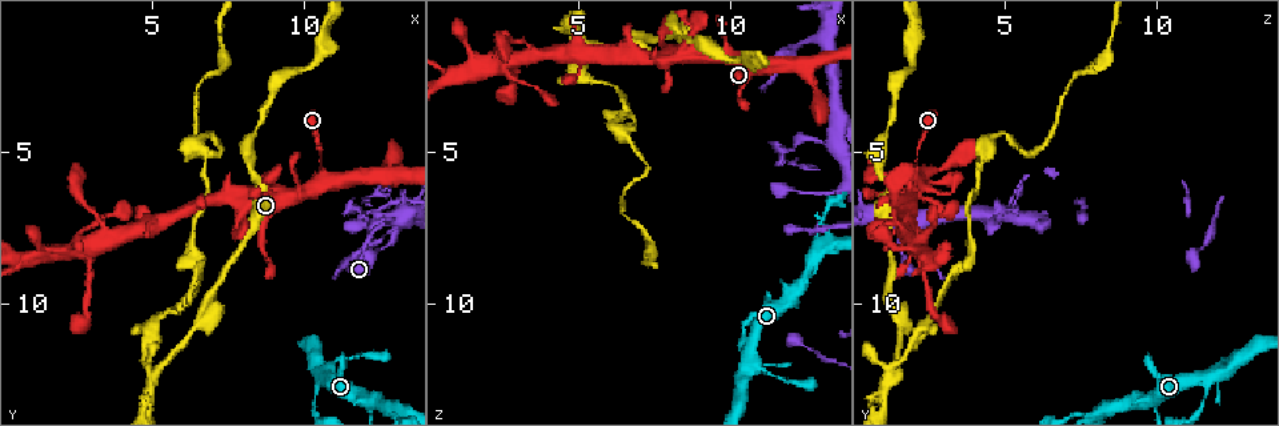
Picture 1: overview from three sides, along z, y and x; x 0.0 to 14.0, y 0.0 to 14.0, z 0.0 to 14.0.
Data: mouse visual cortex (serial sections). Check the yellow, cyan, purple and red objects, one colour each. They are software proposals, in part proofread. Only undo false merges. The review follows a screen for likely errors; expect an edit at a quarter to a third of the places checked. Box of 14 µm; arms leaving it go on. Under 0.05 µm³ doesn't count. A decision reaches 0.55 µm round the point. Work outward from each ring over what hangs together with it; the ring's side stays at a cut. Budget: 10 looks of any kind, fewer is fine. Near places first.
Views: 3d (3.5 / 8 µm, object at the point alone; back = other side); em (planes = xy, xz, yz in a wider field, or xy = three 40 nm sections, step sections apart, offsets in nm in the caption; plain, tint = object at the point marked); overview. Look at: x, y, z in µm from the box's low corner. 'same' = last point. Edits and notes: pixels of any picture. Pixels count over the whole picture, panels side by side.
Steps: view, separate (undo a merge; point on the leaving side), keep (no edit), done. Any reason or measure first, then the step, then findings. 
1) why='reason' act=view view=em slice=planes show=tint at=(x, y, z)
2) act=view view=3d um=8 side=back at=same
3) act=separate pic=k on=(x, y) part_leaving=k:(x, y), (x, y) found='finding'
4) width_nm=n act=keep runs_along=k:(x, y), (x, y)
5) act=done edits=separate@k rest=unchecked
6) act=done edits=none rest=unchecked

why='thick turns thin' act=view view=3d um=3.5 at=(10.4, 6.4, 3.1)

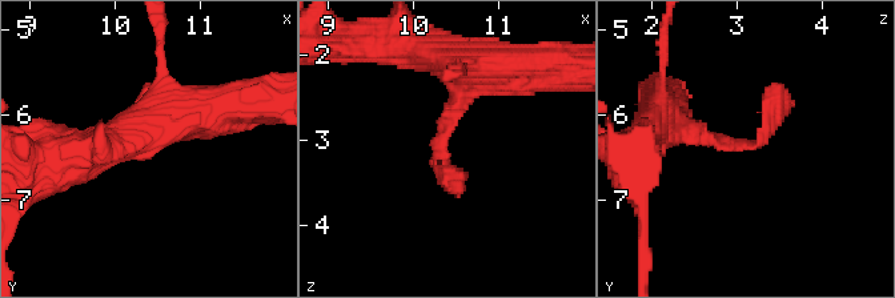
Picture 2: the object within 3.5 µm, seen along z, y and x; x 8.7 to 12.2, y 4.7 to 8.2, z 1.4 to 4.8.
why='now the EM' act=view view=em slice=xy step=2 show=tint at=(10.35, 6.35, 3.00)

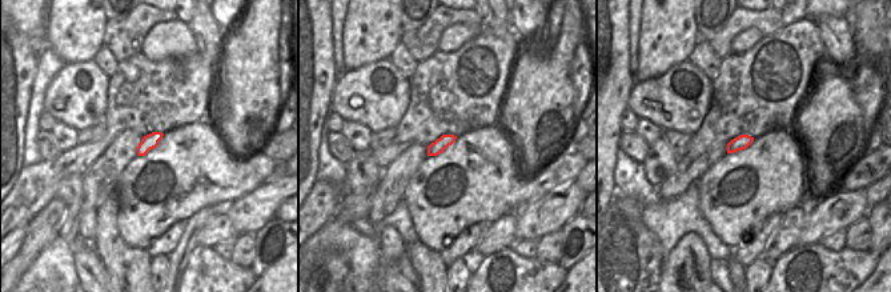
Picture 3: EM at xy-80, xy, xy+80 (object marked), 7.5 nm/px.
act=view view=em slice=xy step=5 show=tint at=same

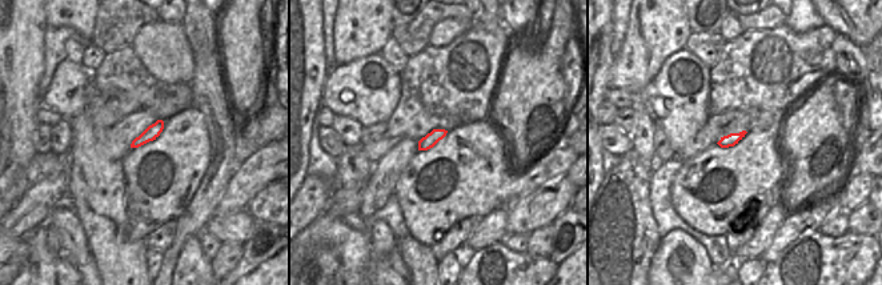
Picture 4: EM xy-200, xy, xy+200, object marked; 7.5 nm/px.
width_nm=100 act=keep runs_along=2:(657, 121), (755, 145), (779, 88) found='continuous, no second cell'

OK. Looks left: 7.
why='narrows sharply' act=view view=3d um=3.5 at=(11.9, 7.0, 4.9)

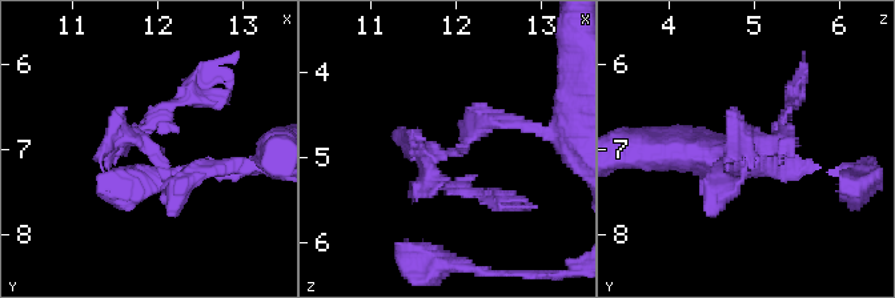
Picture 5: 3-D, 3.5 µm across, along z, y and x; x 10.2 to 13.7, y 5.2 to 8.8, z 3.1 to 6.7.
why='need the tissue' act=view view=em slice=xy step=1 show=tint at=(11.95, 7.10, 4.90)

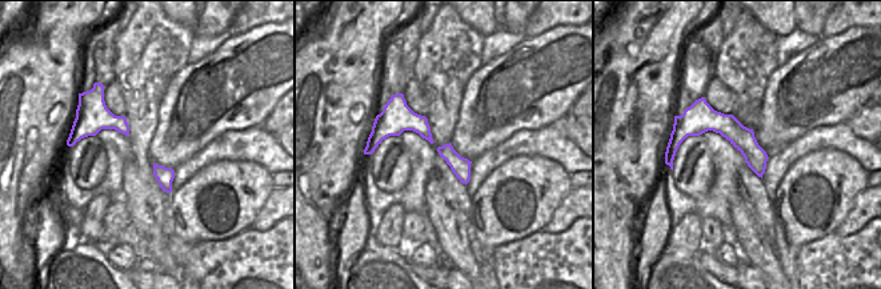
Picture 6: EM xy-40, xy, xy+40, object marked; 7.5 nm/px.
act=keep found='all the same cell'

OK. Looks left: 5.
why='four-way junction' act=view view=3d um=3.5 at=(5.1, 12.2, 1.3)

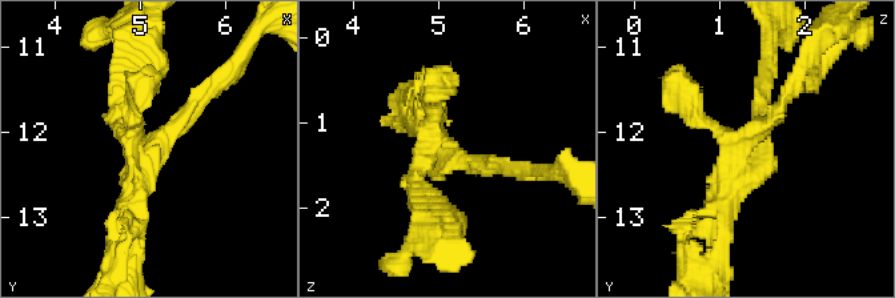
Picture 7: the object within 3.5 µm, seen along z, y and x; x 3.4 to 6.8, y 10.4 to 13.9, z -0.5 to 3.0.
arms=4 arm_widths_nm=200,200,200,250 why='now the EM' act=view view=em slice=xy step=3 show=tint at=(5.10, 12.30, 1.30)

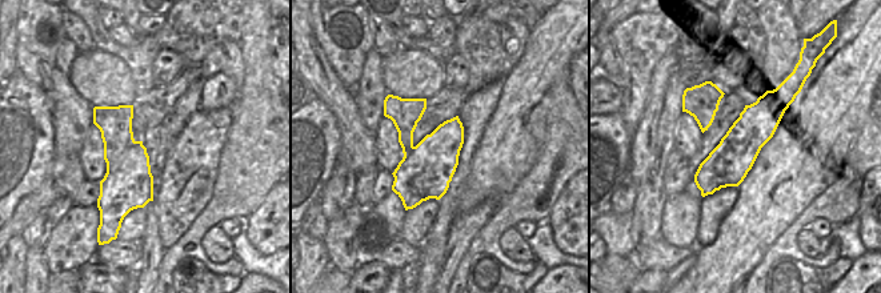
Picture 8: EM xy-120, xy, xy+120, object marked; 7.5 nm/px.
act=keep runs_along=8:(779, 92), (704, 192) found='all the same cell'

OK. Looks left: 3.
why='sudden change in width' act=view view=3d um=3.5 at=(5.5, 10.2, 2.7)

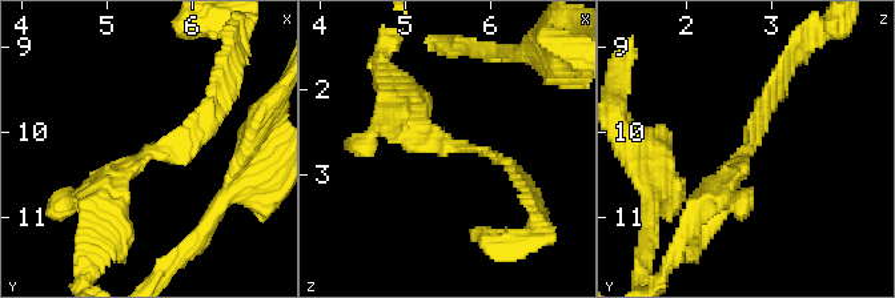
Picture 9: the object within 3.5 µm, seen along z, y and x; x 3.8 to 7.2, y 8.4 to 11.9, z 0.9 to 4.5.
arm_widths_nm=100,300 act=view view=em slice=xy step=3 show=plain at=(5.55, 10.25, 2.65)

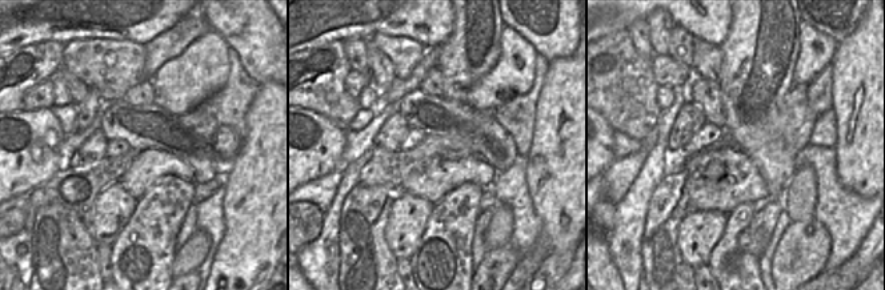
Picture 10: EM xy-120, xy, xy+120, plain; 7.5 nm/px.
act=view view=em slice=xy step=3 show=tint at=same

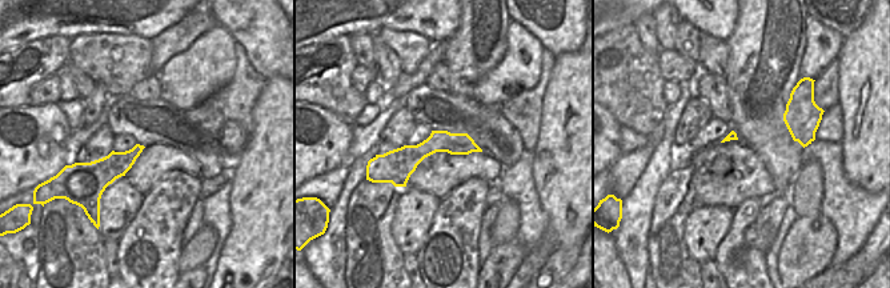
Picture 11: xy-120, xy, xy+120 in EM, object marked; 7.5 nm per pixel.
act=keep runs_along=11:(474, 148), (432, 144), (377, 163) found='one cell here'

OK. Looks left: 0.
act=done edits=none rest=unchecked

